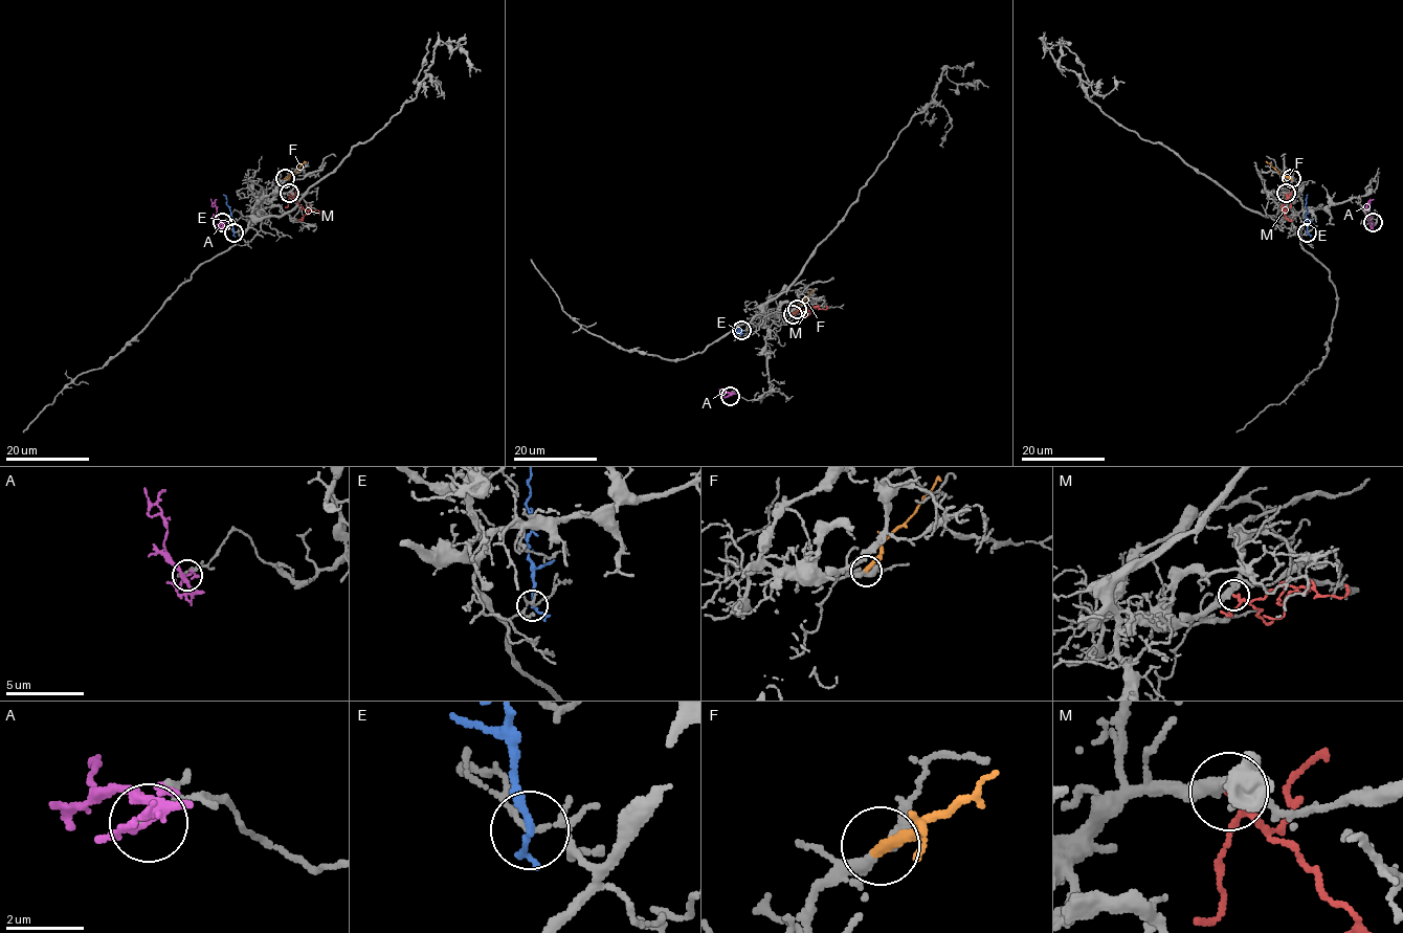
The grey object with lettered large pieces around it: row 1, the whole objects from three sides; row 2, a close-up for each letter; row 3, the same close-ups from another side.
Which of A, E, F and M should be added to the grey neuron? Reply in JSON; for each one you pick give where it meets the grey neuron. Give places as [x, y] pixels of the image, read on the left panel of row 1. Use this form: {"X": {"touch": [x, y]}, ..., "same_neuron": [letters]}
{"F": {"touch": [285, 178]}, "M": {"touch": [289, 193]}, "same_neuron": ["F", "M"]}

